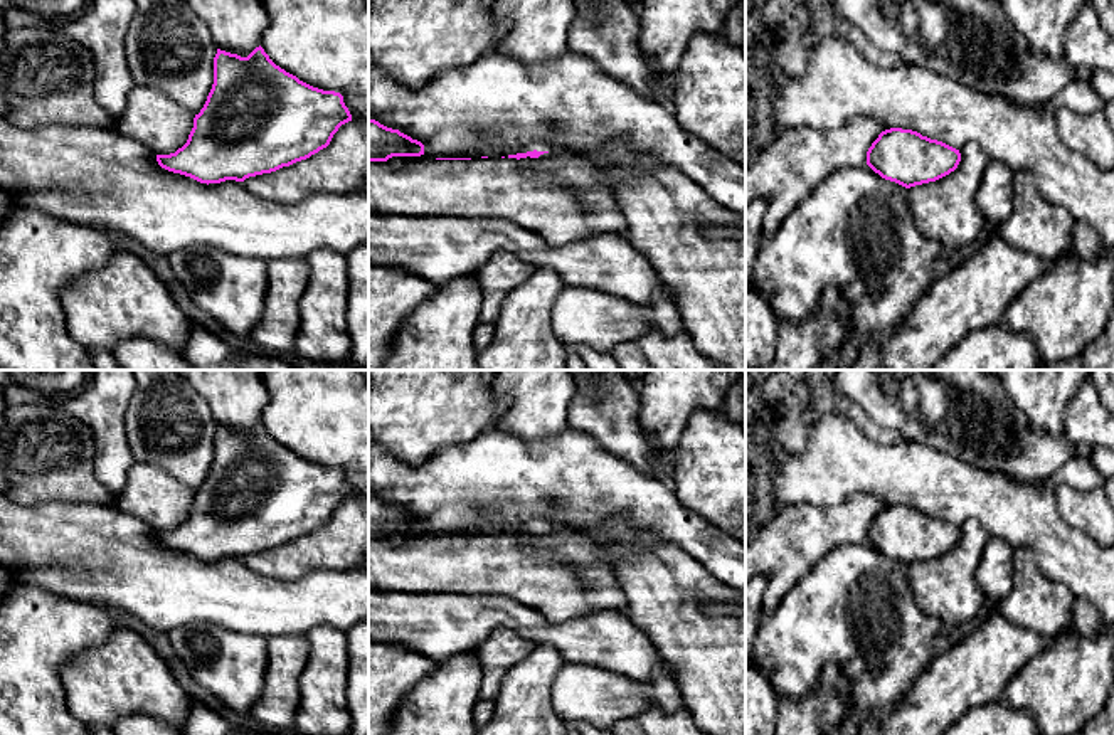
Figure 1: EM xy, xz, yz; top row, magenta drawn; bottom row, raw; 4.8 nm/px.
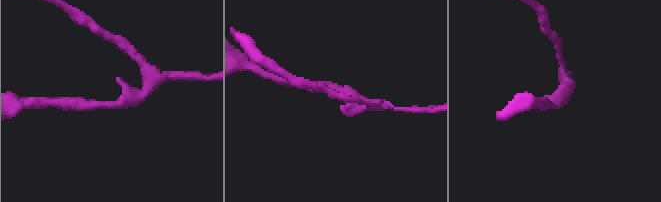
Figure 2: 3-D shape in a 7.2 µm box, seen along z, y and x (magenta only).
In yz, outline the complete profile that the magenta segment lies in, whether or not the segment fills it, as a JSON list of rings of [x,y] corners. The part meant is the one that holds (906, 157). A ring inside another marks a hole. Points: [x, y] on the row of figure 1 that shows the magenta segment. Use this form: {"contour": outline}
{"contour": [[[890,128],[867,151],[867,165],[905,188],[936,182],[958,168],[959,150],[912,130]]]}

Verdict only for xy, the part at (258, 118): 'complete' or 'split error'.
complete

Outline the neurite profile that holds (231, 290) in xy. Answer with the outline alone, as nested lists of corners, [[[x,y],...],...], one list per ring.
[[[199,246],[175,251],[168,259],[173,279],[205,315],[232,335],[251,335],[268,293],[266,261]]]

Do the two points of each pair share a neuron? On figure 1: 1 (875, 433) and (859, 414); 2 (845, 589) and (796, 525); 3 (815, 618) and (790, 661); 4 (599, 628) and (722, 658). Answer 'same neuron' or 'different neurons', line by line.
1: same neuron
2: different neurons
3: same neuron
4: different neurons

